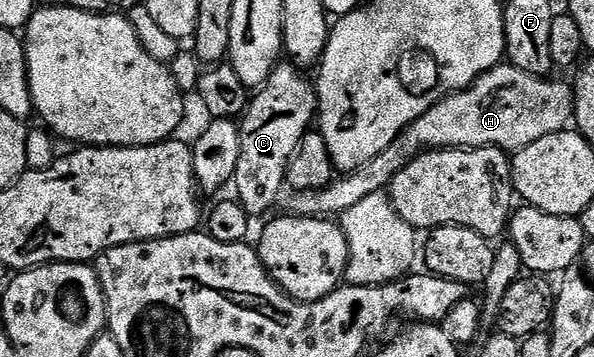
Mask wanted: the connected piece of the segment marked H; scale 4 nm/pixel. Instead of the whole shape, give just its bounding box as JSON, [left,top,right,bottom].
[286,62,575,218]

